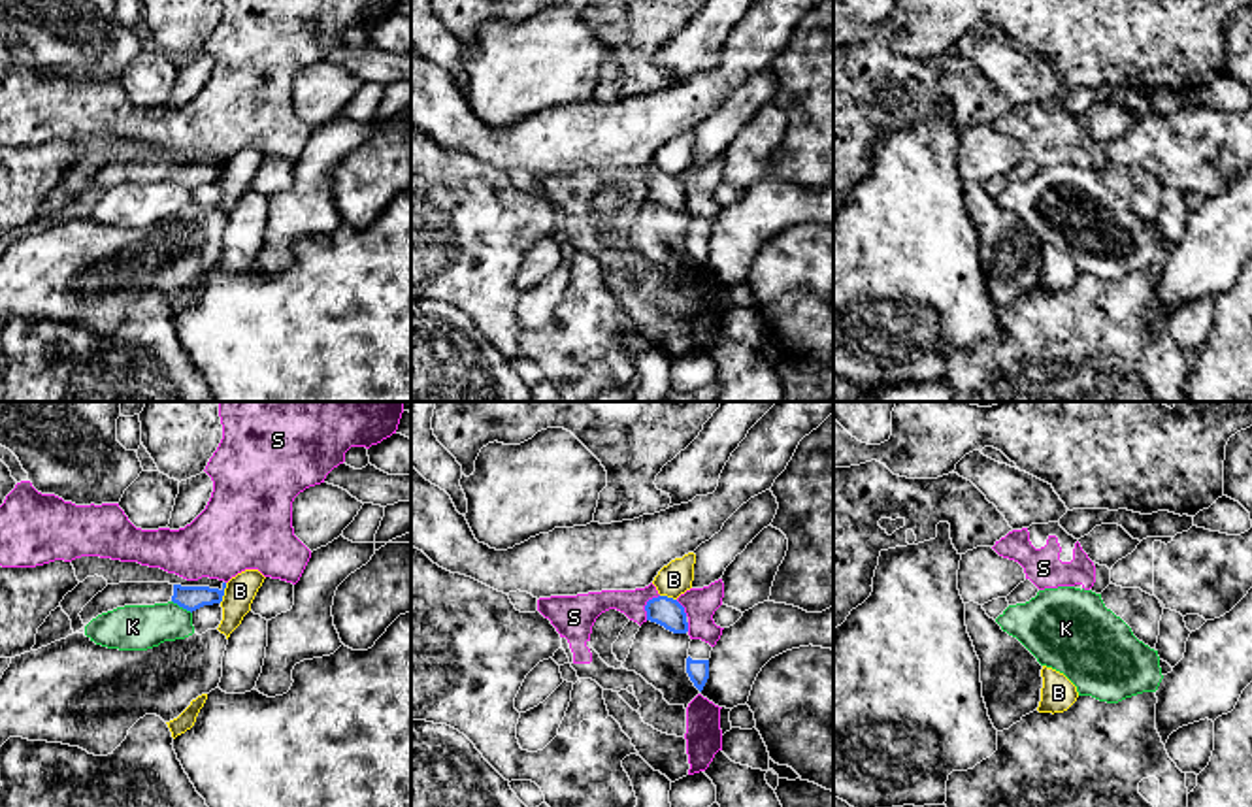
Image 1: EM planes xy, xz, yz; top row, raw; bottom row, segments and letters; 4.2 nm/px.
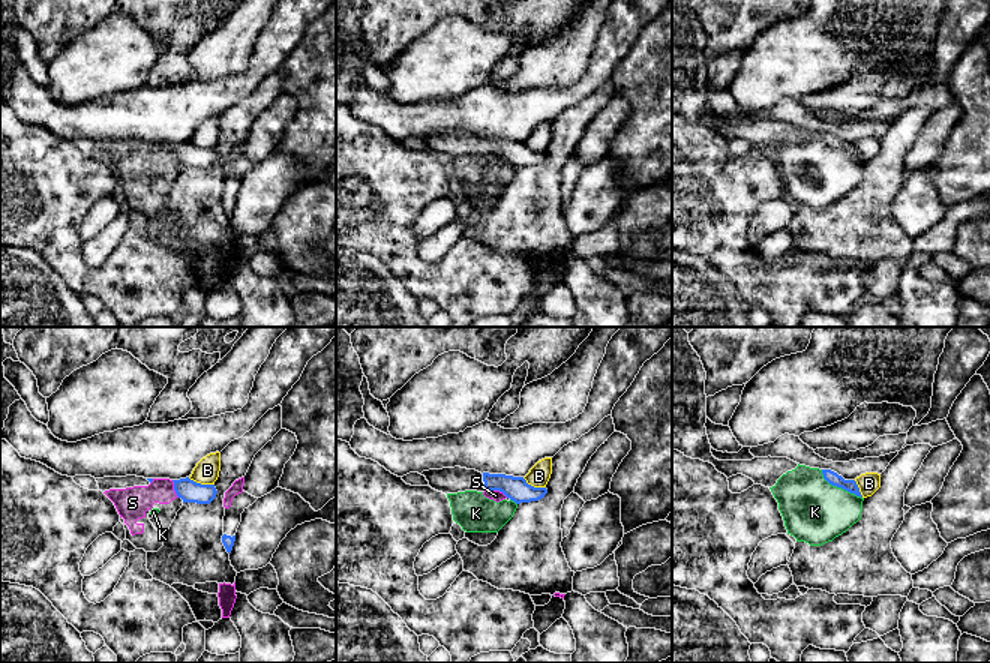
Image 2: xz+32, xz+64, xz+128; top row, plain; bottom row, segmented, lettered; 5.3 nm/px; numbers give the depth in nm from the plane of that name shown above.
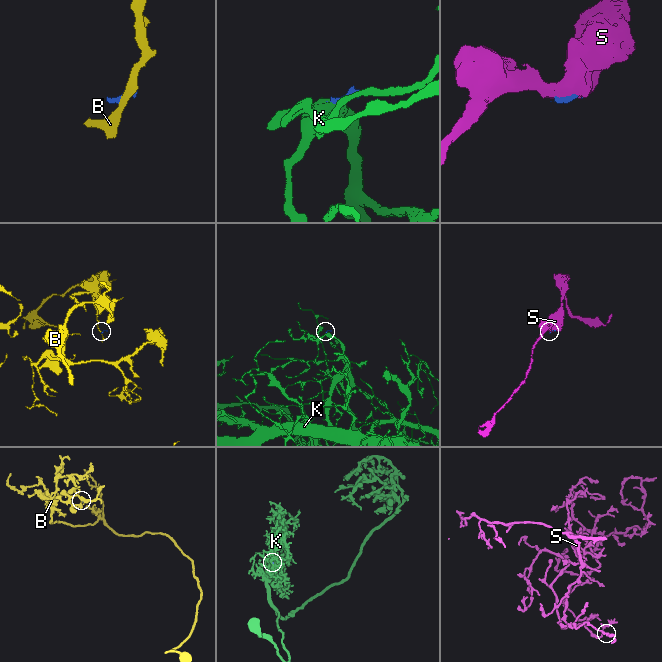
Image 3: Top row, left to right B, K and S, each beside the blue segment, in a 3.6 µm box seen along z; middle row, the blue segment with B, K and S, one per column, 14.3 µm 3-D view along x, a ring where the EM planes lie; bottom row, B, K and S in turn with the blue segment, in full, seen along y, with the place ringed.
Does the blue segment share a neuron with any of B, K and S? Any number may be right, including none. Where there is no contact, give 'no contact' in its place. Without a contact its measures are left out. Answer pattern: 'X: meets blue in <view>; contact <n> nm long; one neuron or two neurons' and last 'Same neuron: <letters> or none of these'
B: meets blue in xy; contact 90 nm long; two neurons
K: meets blue in xy; contact 110 nm long; two neurons
S: meets blue in xz; contact 130 nm long; two neurons
Same neuron: none of these

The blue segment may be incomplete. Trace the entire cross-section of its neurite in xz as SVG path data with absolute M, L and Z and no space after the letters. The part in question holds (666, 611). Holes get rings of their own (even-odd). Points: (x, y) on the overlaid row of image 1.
M667 596L652 598L647 601L645 611L647 620L660 624L673 634L688 632L684 607L673 598Z

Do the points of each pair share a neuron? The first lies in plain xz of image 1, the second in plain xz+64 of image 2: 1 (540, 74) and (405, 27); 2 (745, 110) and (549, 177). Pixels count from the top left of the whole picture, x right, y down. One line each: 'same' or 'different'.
1: different
2: same

